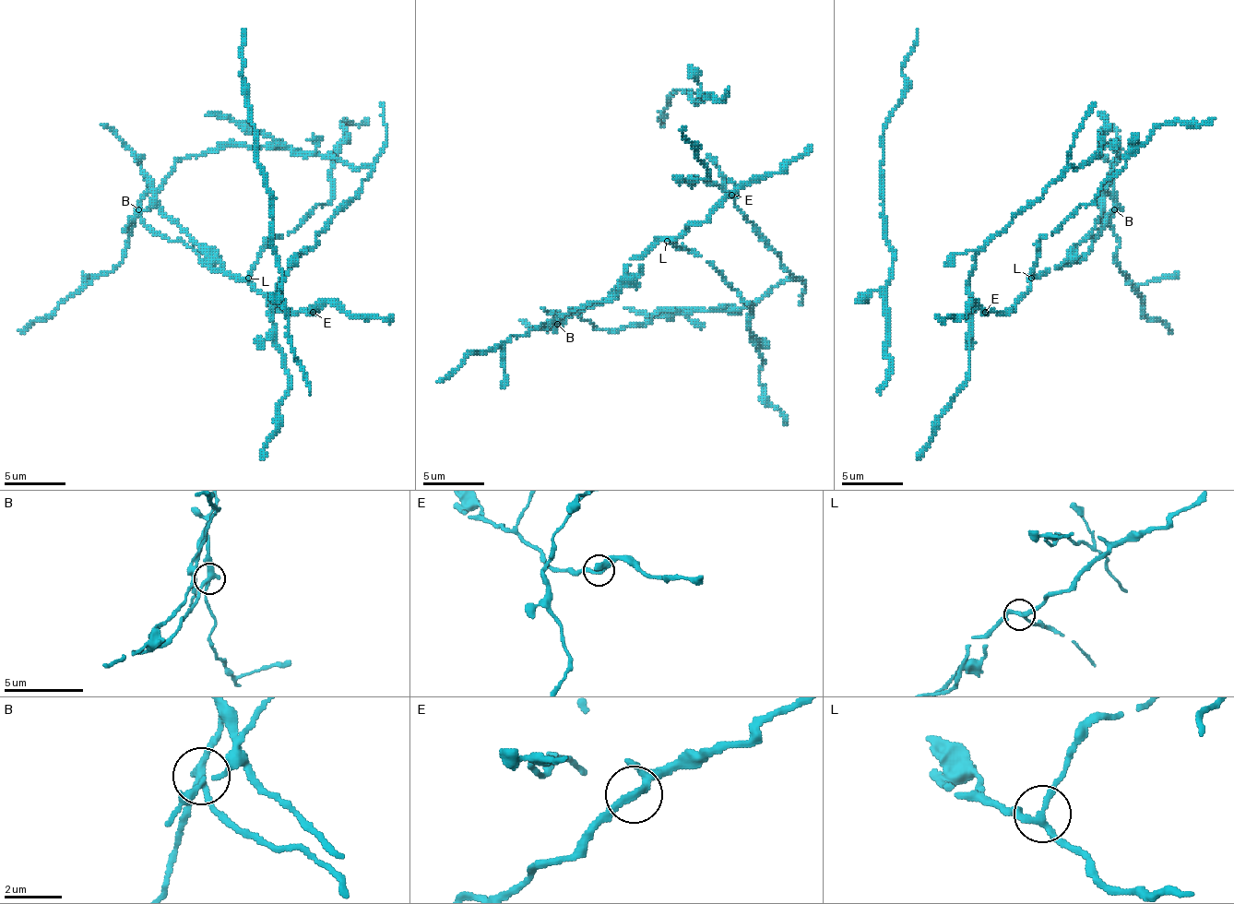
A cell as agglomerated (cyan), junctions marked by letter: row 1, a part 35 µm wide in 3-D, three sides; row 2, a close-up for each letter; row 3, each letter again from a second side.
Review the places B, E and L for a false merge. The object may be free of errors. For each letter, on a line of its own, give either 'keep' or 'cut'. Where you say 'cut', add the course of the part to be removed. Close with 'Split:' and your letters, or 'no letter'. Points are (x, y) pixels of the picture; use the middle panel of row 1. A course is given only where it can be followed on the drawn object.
B: cut
E: keep
L: keep
Split: B

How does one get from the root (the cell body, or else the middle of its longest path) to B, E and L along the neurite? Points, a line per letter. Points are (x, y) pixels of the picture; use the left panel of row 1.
B: (264, 146), (218, 146), (199, 155), (181, 158), (169, 176), (156, 189), (150, 189), (144, 195), (137, 210)
E: (264, 146), (218, 146), (181, 158), (156, 204), (220, 268), (248, 281), (276, 309), (313, 312)
L: (264, 146), (218, 146), (187, 155), (156, 195), (156, 204), (220, 268), (248, 278)

